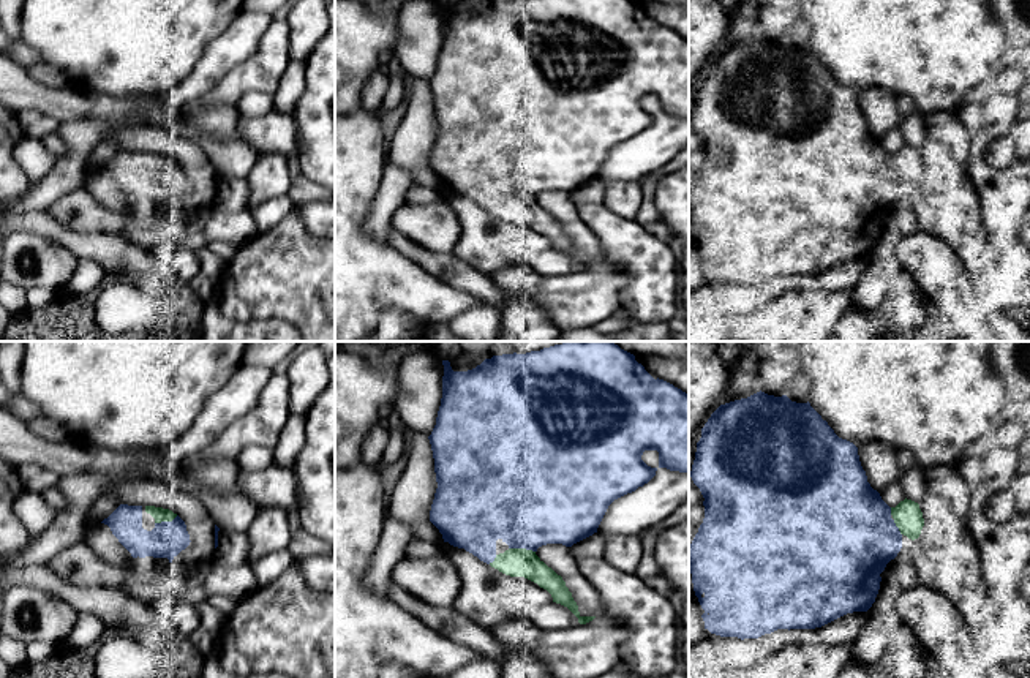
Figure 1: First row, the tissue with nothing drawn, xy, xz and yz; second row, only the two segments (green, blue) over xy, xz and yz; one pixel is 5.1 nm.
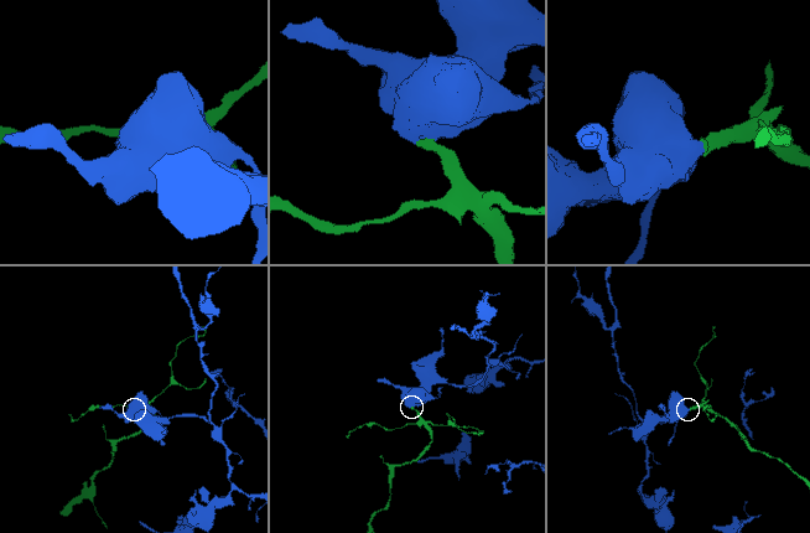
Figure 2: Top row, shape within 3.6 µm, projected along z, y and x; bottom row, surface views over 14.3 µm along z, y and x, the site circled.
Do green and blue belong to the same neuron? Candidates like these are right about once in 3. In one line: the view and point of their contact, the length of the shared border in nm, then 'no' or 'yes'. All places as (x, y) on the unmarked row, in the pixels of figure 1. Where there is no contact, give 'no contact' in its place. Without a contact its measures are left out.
xz (522, 195) | 140 nm | yes

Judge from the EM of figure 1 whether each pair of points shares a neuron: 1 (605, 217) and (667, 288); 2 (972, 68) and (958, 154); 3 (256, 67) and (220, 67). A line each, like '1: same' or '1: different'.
1: same
2: different
3: different

